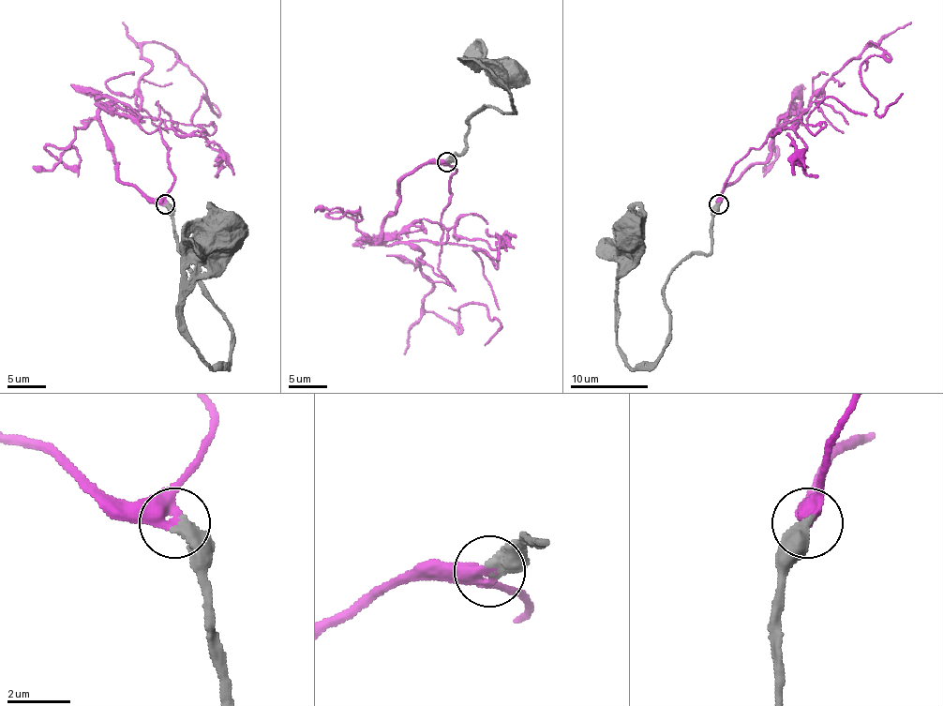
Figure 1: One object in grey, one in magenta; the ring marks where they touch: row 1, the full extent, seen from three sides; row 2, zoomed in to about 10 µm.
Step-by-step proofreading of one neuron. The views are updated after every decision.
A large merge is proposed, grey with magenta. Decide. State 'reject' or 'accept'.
accept

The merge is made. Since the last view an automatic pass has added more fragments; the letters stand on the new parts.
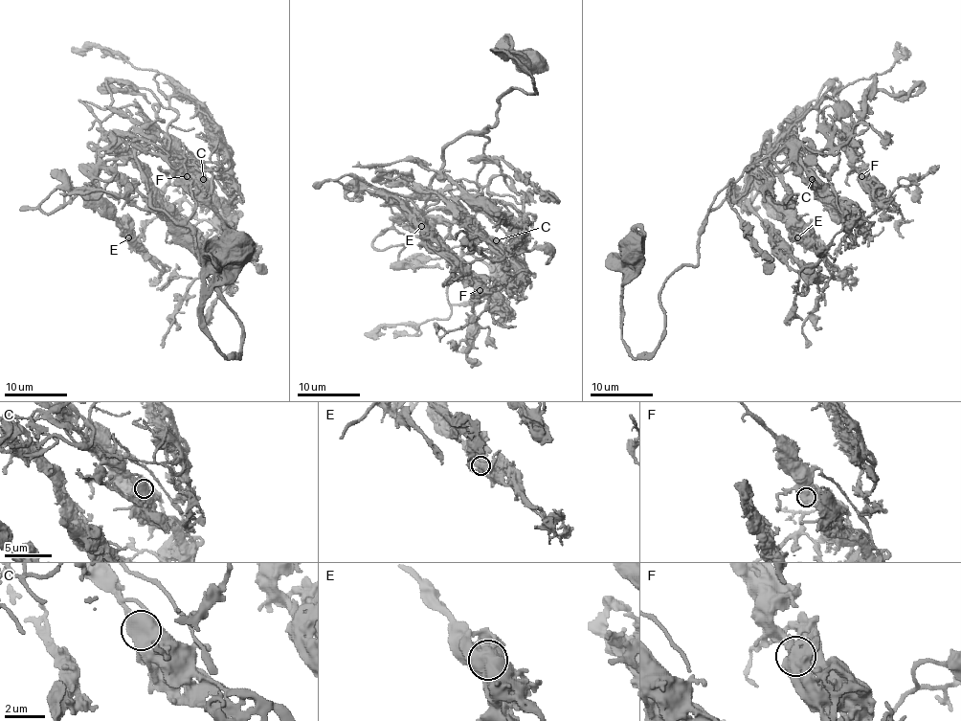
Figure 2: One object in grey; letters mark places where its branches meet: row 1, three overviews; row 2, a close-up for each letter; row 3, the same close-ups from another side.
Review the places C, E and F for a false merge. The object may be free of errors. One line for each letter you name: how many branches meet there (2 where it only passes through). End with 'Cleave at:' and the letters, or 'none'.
Cleave at: none

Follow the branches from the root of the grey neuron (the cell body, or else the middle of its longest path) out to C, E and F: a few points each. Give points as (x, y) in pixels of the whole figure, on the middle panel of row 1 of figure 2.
C: (532, 60), (494, 51), (535, 93), (499, 100), (479, 191), (454, 198), (496, 240)
E: (532, 60), (494, 51), (535, 93), (506, 92), (493, 126), (452, 140), (425, 198), (385, 190), (421, 226)
F: (532, 60), (494, 51), (535, 93), (506, 92), (481, 135), (474, 220), (521, 265), (489, 307), (480, 290)

